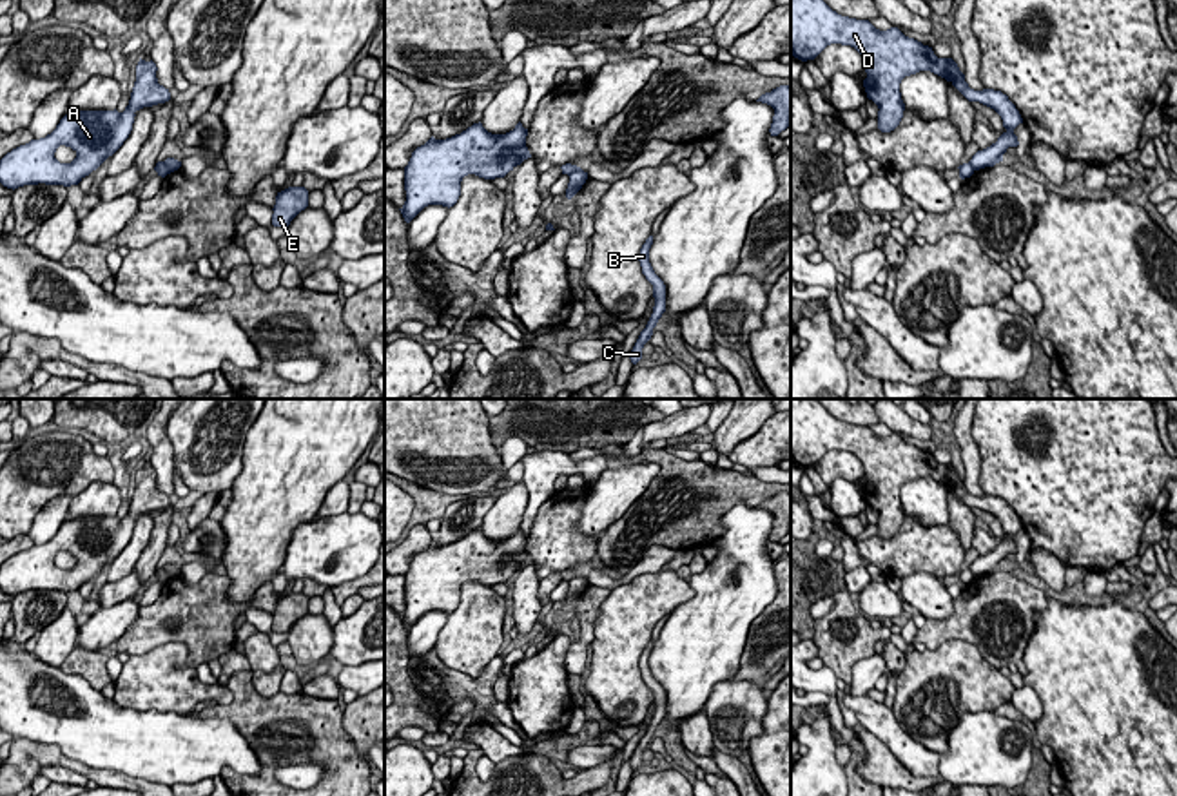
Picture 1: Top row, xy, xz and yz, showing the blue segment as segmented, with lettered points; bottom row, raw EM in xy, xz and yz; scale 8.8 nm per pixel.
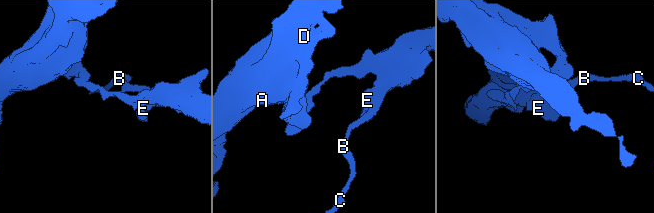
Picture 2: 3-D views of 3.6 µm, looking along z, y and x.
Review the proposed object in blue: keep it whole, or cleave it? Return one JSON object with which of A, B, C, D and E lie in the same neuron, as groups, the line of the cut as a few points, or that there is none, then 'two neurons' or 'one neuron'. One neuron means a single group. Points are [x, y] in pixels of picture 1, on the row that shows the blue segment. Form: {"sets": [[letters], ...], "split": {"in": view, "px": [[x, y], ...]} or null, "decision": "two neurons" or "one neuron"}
{"sets": [["A", "D"], ["B", "C", "E"]], "split": {"in": "xy", "px": [[164, 162], [176, 169]]}, "decision": "two neurons"}

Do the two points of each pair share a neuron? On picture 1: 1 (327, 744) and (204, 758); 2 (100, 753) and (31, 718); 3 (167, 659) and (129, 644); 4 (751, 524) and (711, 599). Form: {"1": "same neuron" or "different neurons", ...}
{"1": "different neurons", "2": "same neuron", "3": "different neurons", "4": "same neuron"}

